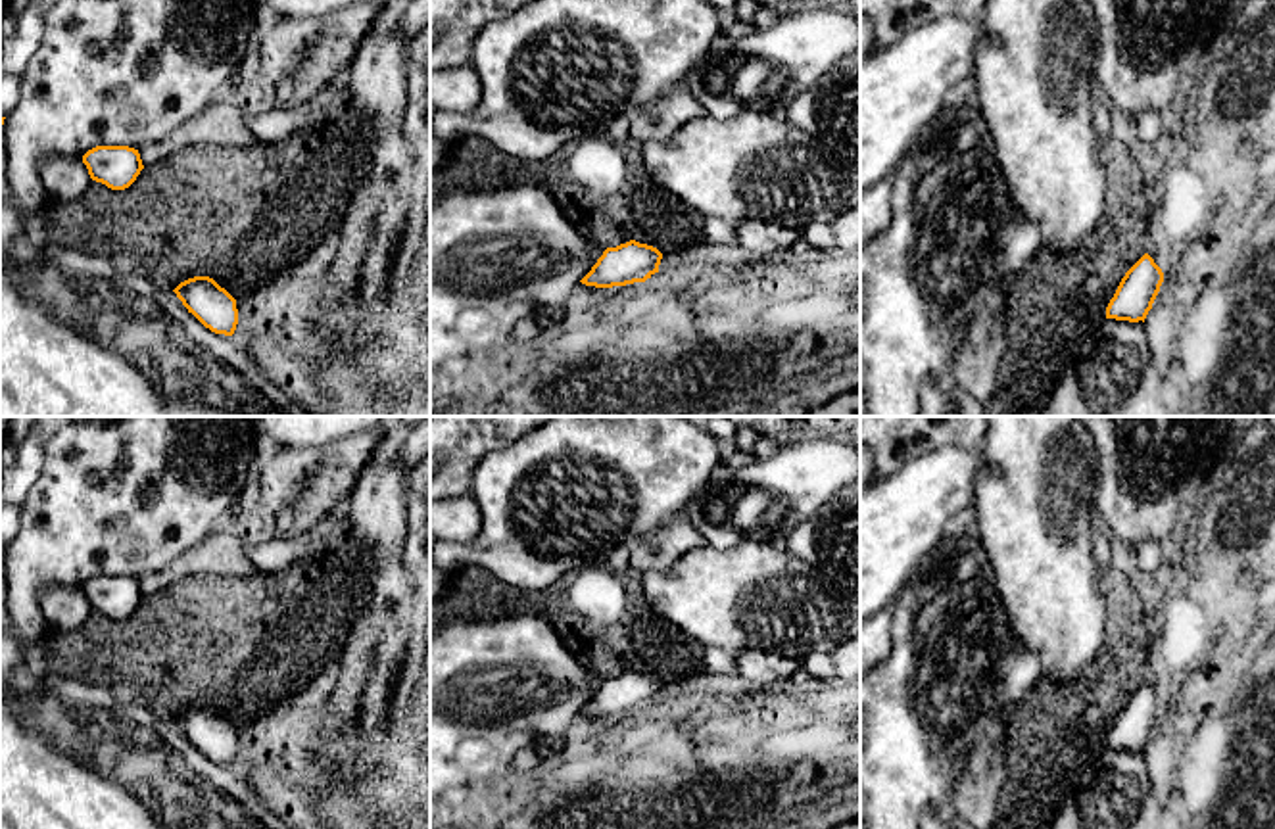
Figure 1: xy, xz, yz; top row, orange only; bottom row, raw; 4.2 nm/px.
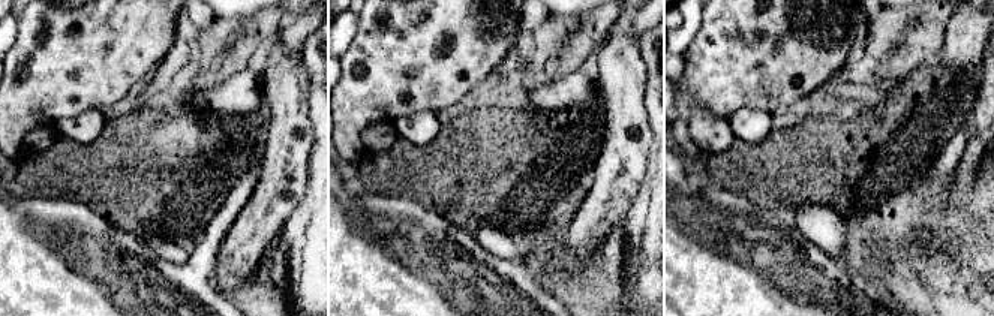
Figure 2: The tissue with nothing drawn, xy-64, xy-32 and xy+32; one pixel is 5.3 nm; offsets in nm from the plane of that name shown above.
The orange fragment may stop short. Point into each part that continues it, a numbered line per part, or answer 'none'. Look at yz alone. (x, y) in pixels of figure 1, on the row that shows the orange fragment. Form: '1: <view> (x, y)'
none

